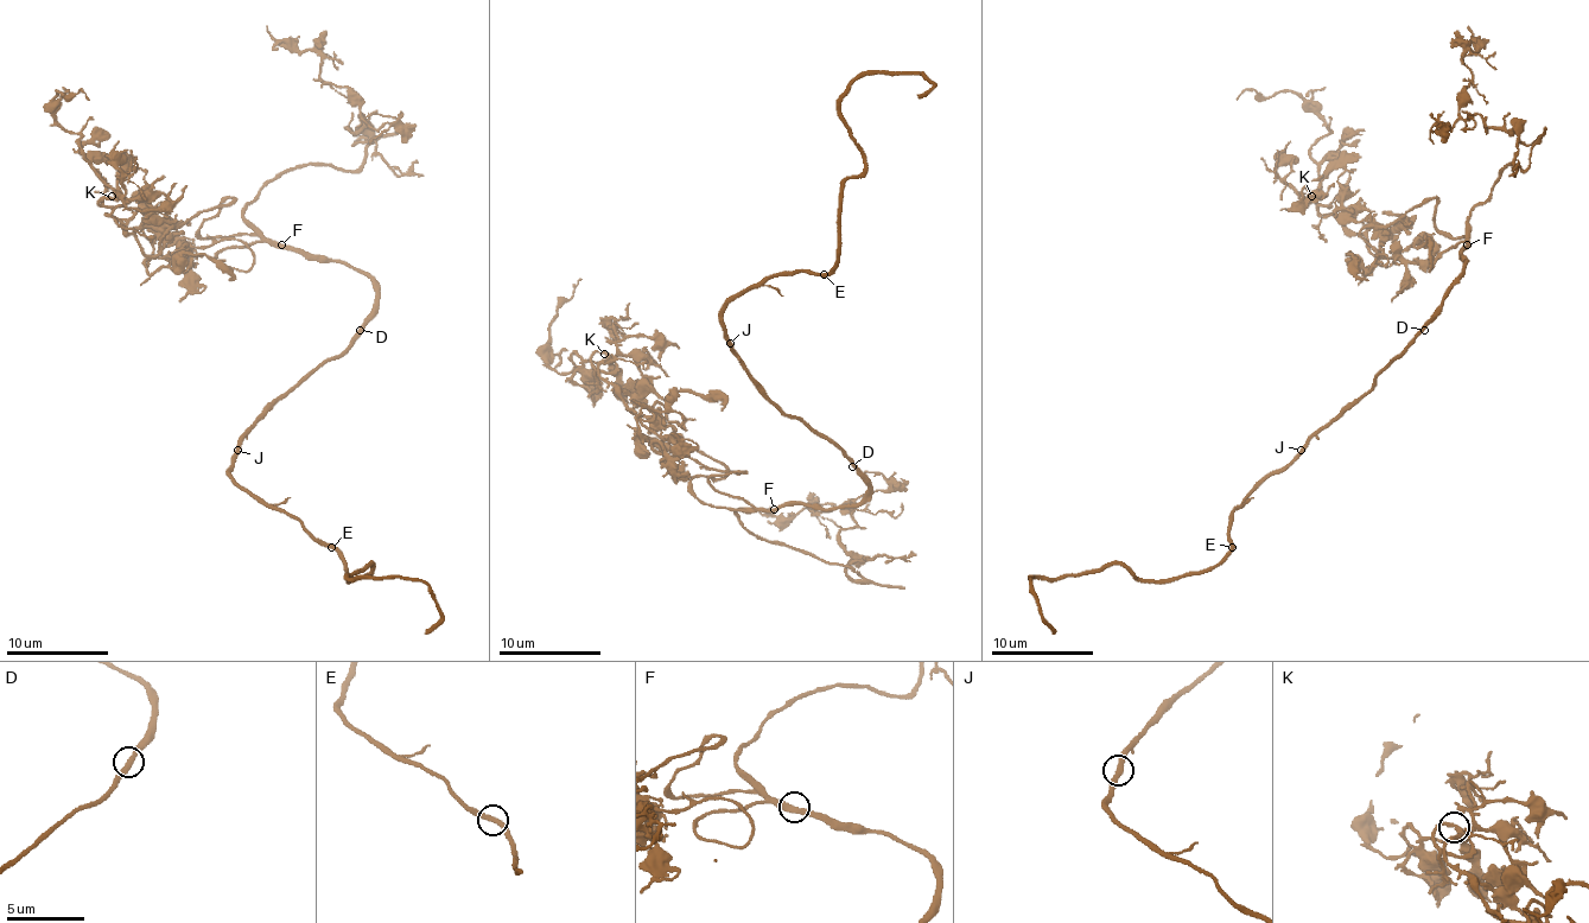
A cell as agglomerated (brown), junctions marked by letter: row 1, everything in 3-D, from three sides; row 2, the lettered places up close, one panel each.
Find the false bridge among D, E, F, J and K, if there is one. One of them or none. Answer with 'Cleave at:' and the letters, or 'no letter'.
Cleave at: no letter

